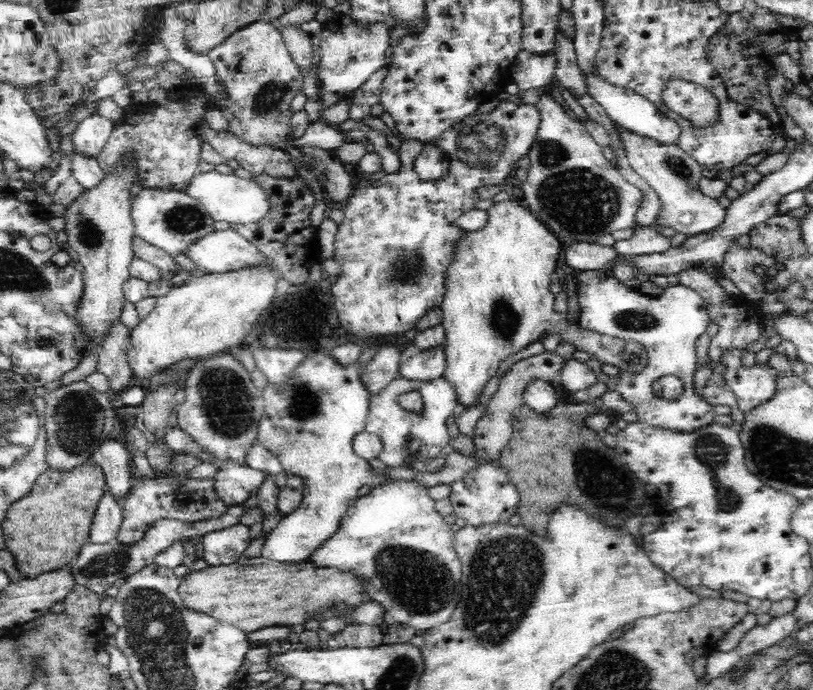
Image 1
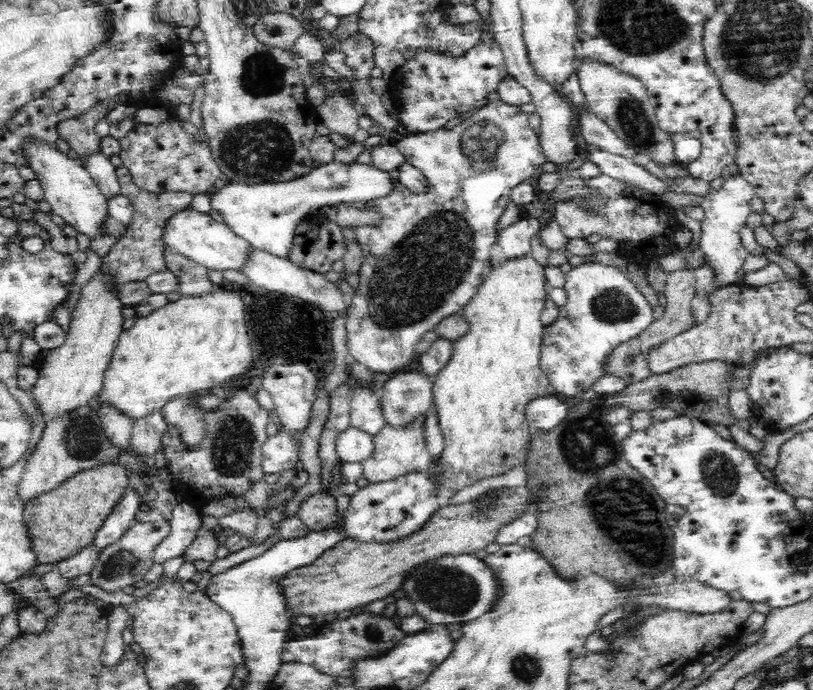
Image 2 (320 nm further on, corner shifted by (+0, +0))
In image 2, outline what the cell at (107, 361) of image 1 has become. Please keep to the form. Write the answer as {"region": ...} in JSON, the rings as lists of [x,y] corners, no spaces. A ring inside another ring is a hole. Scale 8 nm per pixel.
{"region":[[[102,402],[97,410],[104,434],[114,448],[128,448],[135,419],[124,416],[109,402]]]}

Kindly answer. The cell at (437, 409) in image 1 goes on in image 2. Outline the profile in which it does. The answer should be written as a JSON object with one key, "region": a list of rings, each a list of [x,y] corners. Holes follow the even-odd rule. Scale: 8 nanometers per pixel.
{"region":[[[427,414],[419,415],[402,426],[386,424],[378,434],[374,434],[374,452],[361,462],[363,477],[369,482],[386,482],[392,478],[409,476],[412,472],[423,470],[431,461],[425,441],[425,418]]]}

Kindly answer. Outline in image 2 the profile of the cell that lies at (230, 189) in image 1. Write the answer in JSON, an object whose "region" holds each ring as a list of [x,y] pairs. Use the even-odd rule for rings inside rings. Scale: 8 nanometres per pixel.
{"region":[[[339,161],[321,164],[306,176],[289,182],[264,182],[248,184],[228,182],[218,192],[210,193],[212,210],[224,217],[225,224],[252,248],[265,251],[278,258],[288,259],[296,225],[310,212],[334,207],[338,204],[364,204],[390,195],[400,187],[393,172],[384,172],[370,164]]]}

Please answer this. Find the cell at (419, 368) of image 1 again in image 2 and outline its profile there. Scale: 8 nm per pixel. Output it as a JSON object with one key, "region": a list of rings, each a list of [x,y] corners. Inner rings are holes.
{"region":[[[401,370],[388,376],[381,407],[390,426],[402,426],[434,408],[433,384],[423,372]]]}

